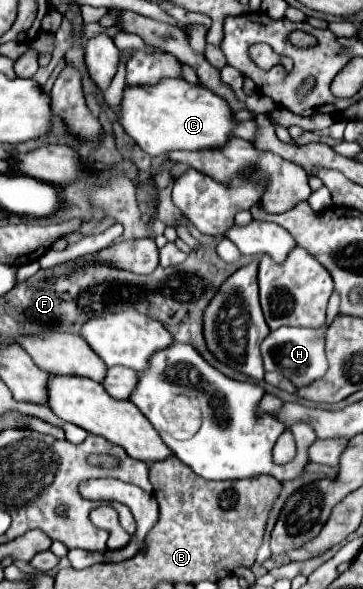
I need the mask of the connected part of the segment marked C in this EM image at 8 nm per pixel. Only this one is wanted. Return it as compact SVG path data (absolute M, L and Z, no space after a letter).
M180 78L160 80L160 84L152 86L126 86L118 104L118 122L150 156L168 154L172 150L220 148L232 136L236 124L224 98L204 86L194 86Z

